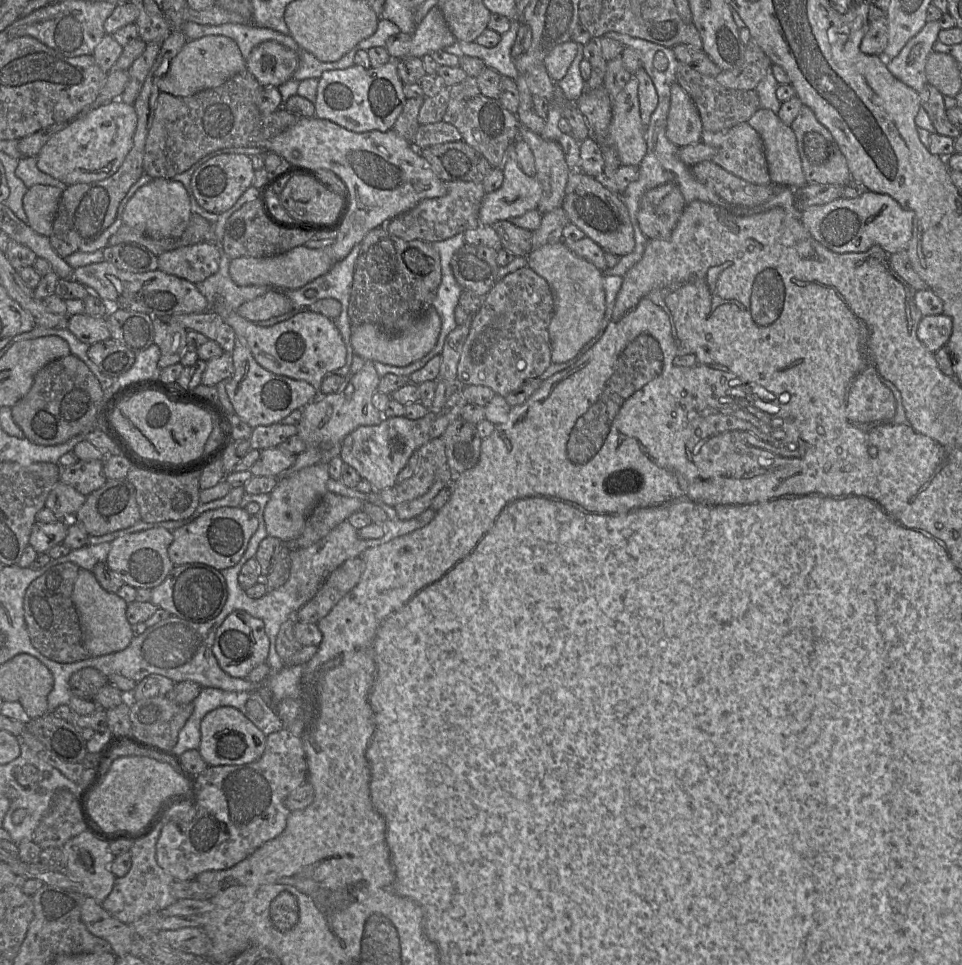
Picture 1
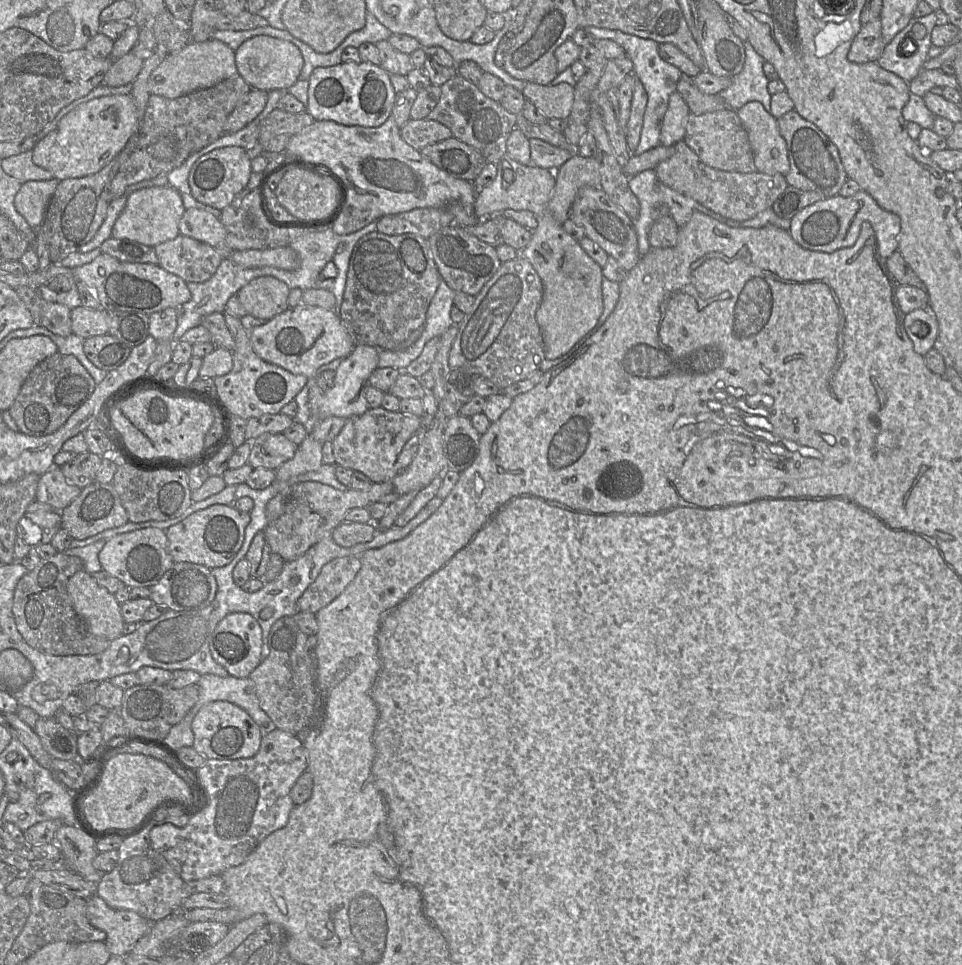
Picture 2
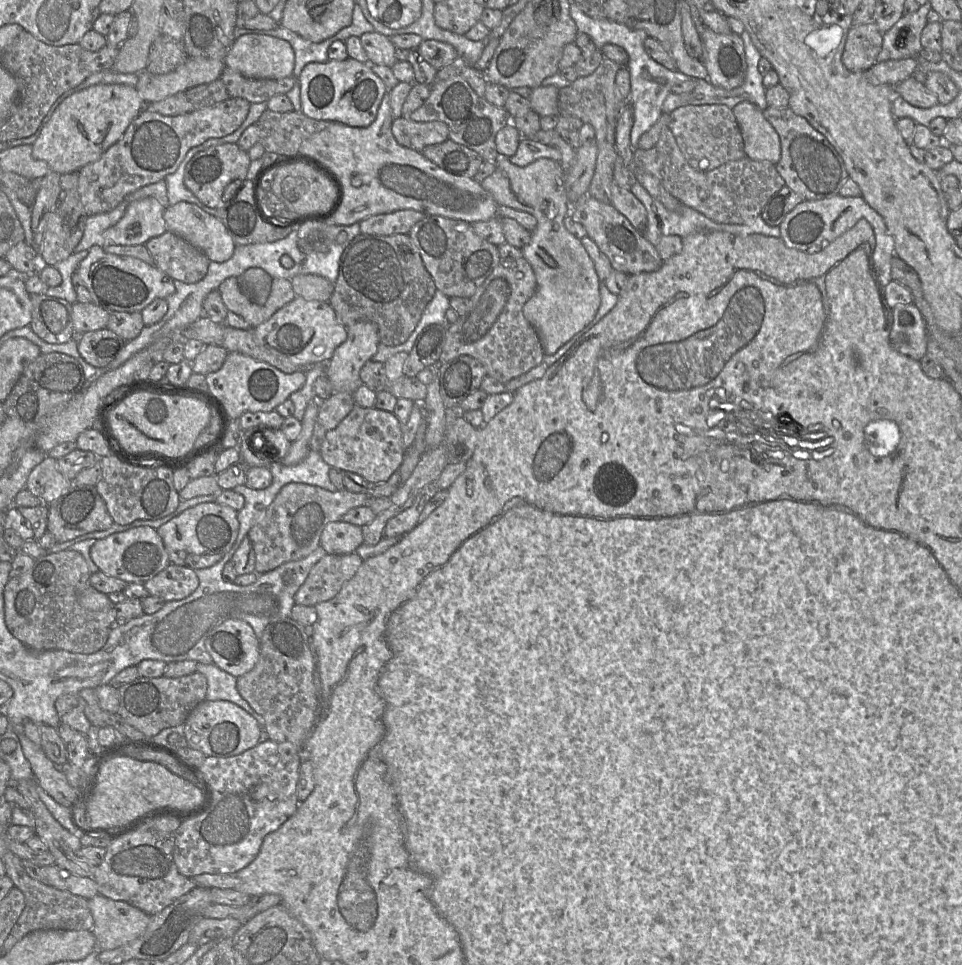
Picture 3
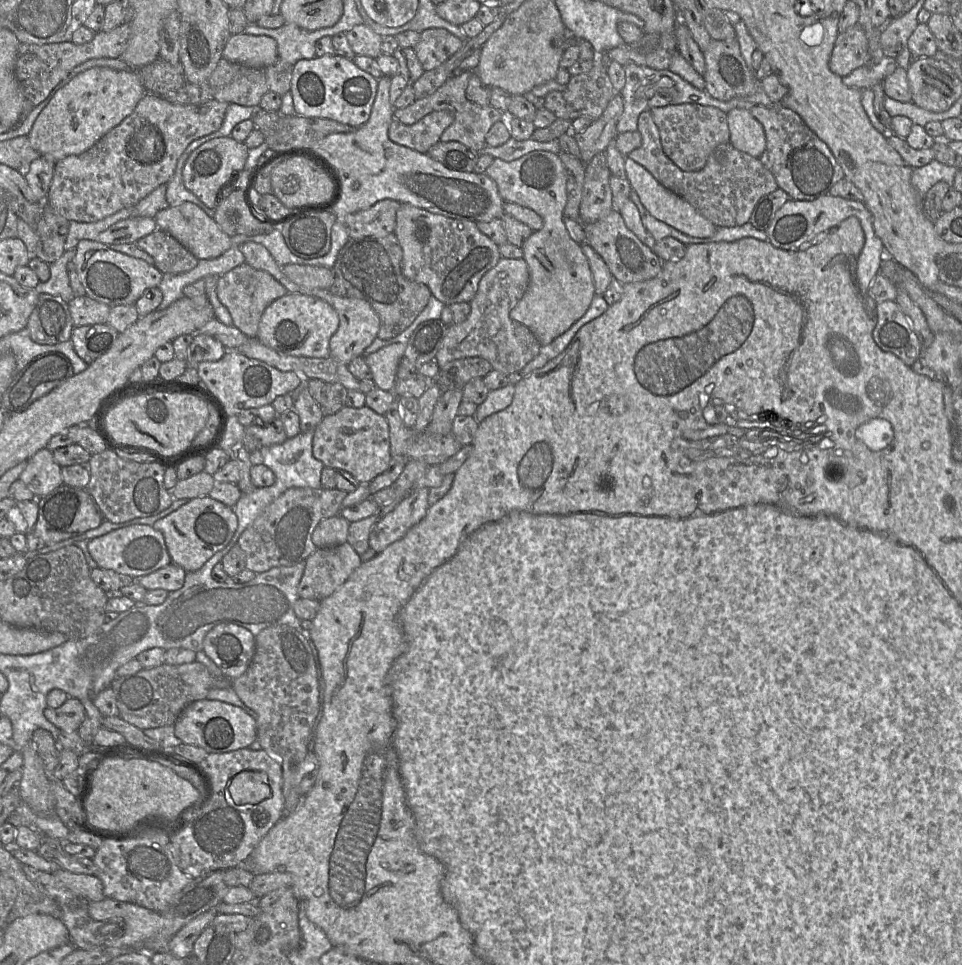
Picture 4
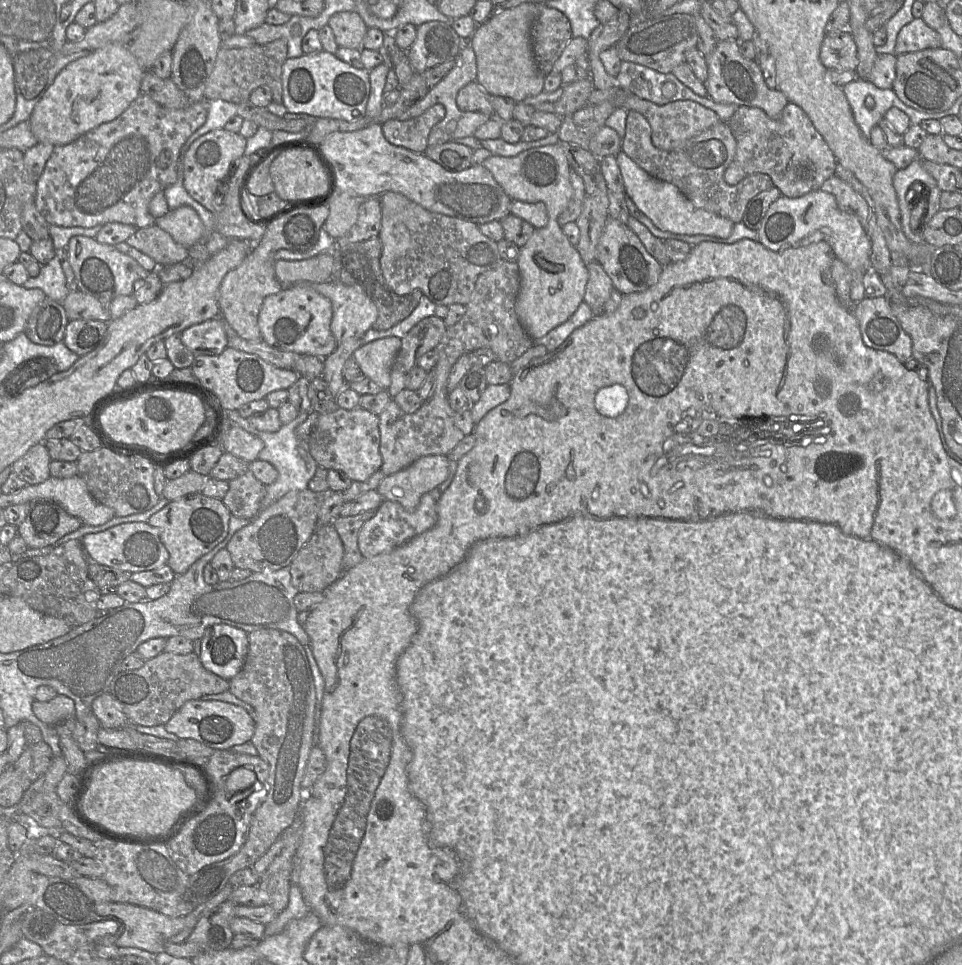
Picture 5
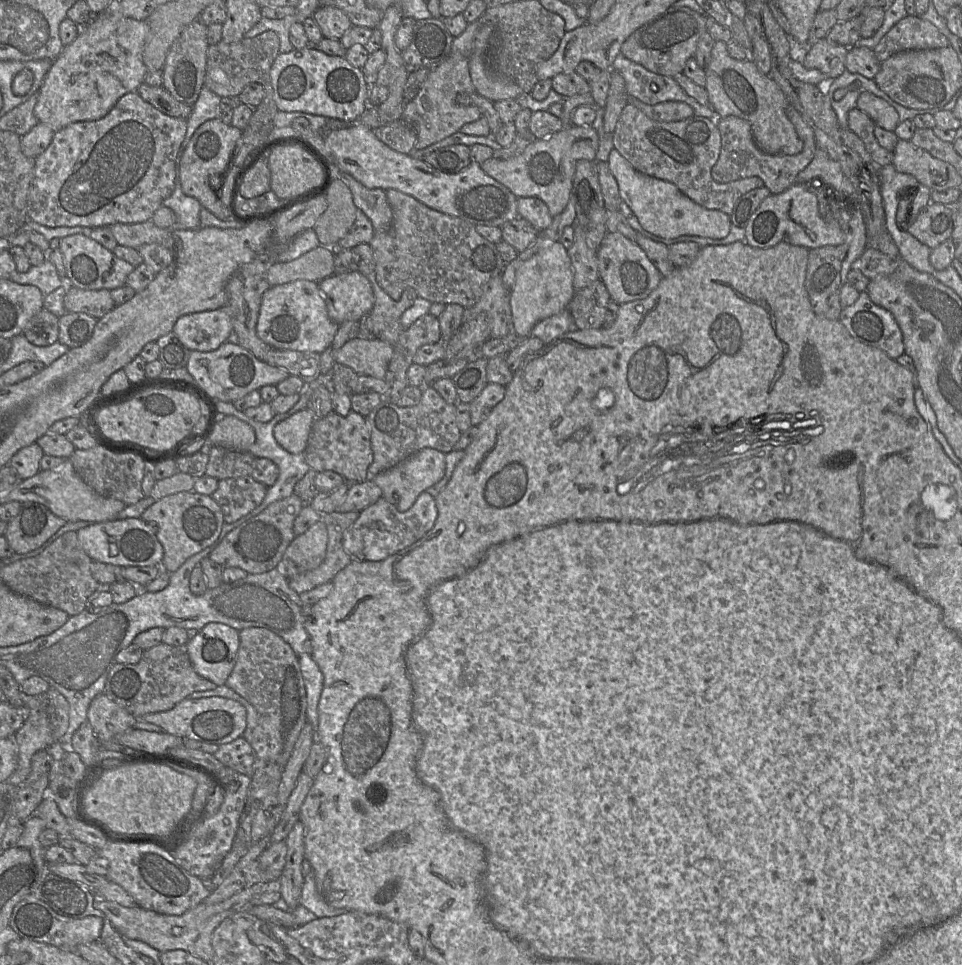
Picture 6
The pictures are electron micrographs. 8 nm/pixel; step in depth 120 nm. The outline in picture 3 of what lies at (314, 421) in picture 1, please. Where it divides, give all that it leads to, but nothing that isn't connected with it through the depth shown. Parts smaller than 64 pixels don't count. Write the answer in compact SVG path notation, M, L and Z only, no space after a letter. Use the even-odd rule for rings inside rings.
M358 321L347 327L347 338L334 351L326 375L333 392L351 395L363 384L360 370L377 352L378 327L369 321Z

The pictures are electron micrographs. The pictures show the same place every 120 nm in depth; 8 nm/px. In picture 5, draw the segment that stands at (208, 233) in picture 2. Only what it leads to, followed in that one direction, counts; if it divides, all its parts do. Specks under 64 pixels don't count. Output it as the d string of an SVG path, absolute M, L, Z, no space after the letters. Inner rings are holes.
M181 206L155 219L155 224L168 232L180 245L191 248L206 236L205 226L190 206Z

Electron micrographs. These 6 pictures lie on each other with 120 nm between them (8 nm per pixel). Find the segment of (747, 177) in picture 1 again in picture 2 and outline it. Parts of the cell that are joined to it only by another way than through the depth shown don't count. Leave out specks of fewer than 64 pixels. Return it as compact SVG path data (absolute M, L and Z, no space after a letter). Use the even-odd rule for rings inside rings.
M731 108L695 115L690 113L684 142L706 165L724 171L751 173L757 171L748 133L736 111Z

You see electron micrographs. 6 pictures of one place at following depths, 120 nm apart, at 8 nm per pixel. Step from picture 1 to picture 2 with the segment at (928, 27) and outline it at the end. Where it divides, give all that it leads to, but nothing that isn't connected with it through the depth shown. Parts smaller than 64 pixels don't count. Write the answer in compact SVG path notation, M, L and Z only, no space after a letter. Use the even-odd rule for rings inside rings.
M935 12L919 18L913 17L908 25L885 45L883 53L876 62L887 71L910 82L923 70L923 64L928 59L928 52L932 46L931 32L936 25ZM915 24L924 25L926 34L924 38L918 39L915 52L907 54L905 47L901 50L901 45L906 41L910 42L908 38L914 40L913 36L909 37L909 33Z

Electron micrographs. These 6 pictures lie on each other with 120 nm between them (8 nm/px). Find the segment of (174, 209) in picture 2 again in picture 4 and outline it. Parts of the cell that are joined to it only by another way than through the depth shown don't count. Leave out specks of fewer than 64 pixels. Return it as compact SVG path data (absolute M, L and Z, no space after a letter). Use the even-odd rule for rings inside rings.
M130 217L118 221L99 234L97 241L107 246L136 243L142 237L154 232L158 225L151 217Z

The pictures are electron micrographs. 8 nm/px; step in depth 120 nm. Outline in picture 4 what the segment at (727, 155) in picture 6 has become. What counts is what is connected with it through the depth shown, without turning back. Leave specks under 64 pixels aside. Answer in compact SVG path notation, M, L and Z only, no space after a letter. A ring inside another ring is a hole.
M782 104L754 105L750 112L763 125L766 136L766 148L759 160L774 175L778 187L787 192L791 199L809 201L829 194L831 187L845 177L828 145L806 125L798 113Z

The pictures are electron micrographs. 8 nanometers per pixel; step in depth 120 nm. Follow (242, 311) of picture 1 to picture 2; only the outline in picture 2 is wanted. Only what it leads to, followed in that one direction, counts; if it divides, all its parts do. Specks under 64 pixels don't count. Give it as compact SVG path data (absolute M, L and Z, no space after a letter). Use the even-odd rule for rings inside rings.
M259 276L252 279L238 292L239 302L247 315L259 319L271 319L286 311L290 288L273 276Z

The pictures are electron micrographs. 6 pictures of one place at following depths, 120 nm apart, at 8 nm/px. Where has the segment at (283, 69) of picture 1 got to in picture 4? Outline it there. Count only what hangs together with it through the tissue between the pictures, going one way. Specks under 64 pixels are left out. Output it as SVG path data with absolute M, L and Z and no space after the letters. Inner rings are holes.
M231 35L222 57L251 68L263 68L278 60L277 42L264 35Z

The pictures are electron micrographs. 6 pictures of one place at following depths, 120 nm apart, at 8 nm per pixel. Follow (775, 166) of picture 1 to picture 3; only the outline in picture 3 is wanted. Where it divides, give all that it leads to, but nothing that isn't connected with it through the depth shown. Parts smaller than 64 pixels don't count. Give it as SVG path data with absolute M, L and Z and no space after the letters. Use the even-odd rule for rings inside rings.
M747 101L732 108L744 142L746 156L777 164L781 158L781 143L776 130L755 104Z

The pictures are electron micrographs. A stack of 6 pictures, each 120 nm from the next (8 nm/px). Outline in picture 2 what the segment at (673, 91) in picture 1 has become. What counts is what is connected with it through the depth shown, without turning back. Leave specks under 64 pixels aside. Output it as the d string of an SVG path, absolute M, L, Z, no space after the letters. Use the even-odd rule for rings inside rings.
M678 91L669 97L668 109L665 113L660 133L660 145L673 146L684 141L686 126L691 111Z

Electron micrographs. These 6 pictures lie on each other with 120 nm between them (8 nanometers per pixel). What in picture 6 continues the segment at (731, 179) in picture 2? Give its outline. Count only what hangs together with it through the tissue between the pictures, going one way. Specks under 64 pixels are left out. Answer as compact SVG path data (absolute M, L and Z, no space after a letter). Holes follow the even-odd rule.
M631 103L623 108L613 133L613 147L638 172L673 183L695 203L707 209L731 214L735 202L745 193L764 187L759 177L718 183L711 176L721 149L717 124L706 117L660 122L646 116Z

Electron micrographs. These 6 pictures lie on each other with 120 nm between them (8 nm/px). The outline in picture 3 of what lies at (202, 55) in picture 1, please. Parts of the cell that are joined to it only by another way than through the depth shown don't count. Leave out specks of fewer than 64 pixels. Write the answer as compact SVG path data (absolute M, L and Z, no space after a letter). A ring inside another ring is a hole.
M188 58L185 63L166 74L155 75L146 70L139 73L136 90L145 104L154 103L219 79L225 67L221 59Z

